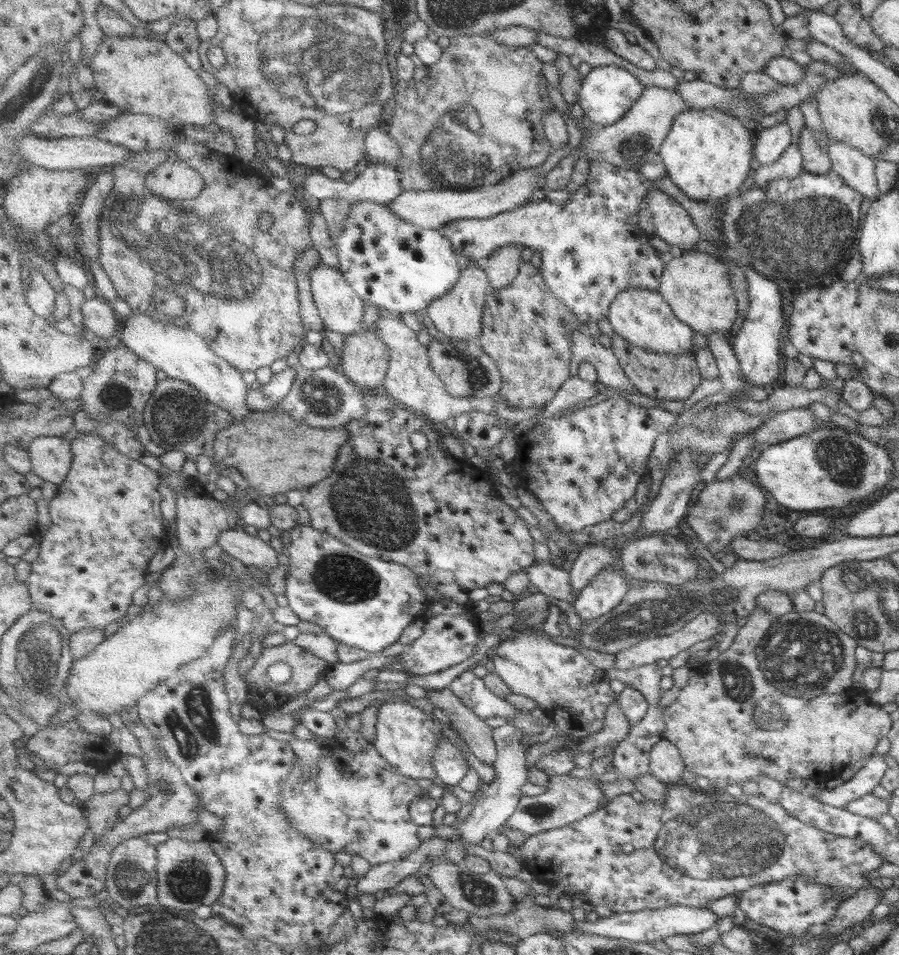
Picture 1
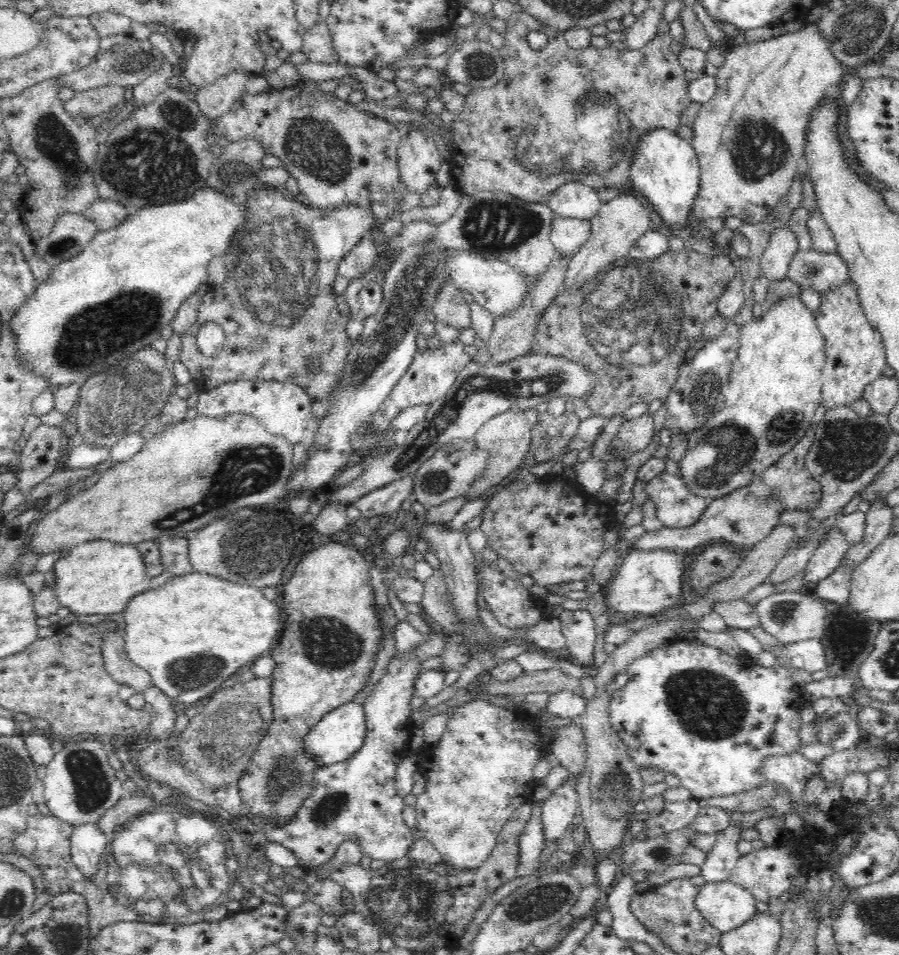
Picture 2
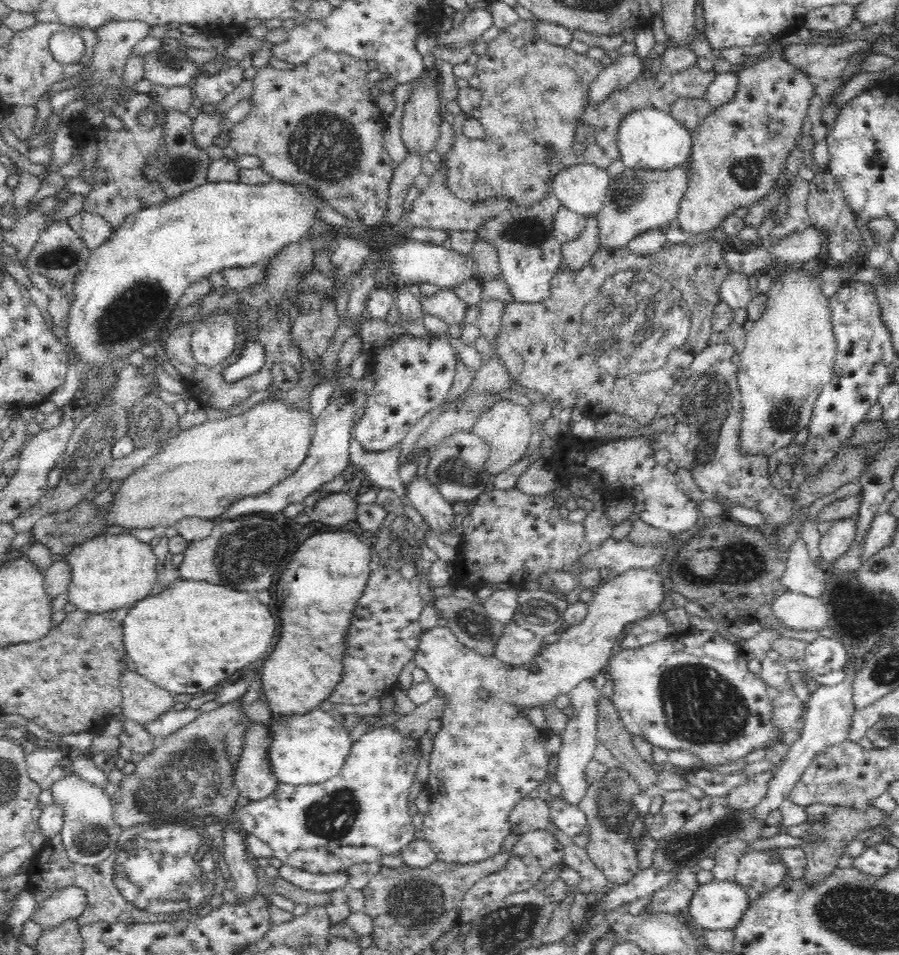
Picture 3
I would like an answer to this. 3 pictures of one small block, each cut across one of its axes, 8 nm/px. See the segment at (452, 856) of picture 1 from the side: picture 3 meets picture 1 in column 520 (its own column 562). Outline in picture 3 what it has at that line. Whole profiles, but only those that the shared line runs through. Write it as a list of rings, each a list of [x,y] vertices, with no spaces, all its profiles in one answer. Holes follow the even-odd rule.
[[[589,679],[581,682],[576,688],[573,688],[569,694],[571,694],[571,704],[574,705],[575,715],[568,719],[566,726],[564,726],[562,730],[556,732],[550,730],[546,732],[546,735],[555,733],[560,736],[560,740],[562,740],[560,750],[557,753],[558,766],[555,772],[555,780],[562,787],[562,791],[557,798],[561,800],[563,804],[579,807],[589,785],[585,779],[586,766],[593,758],[596,740],[598,739],[596,734],[596,698],[598,698],[600,693]]]

